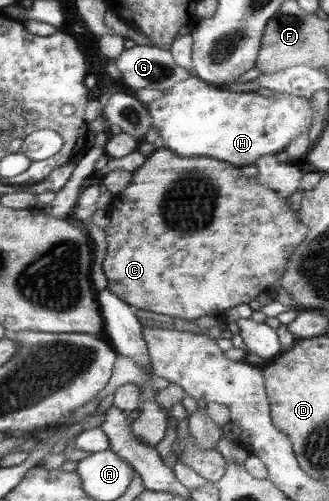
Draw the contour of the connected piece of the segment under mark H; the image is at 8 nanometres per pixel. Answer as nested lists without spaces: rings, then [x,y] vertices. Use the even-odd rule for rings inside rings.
[[[192,74],[167,89],[165,96],[148,106],[161,146],[183,158],[207,156],[242,167],[254,165],[263,155],[285,152],[291,140],[307,134],[313,118],[311,102],[305,97],[273,91],[271,98],[258,92],[228,92]]]

